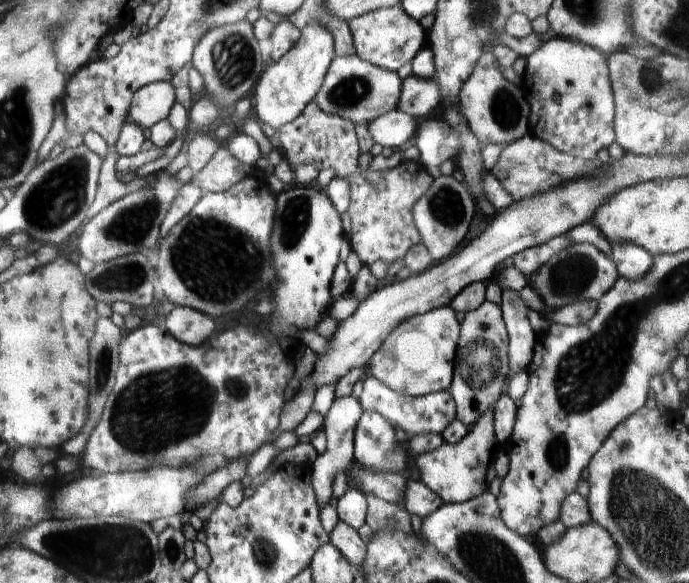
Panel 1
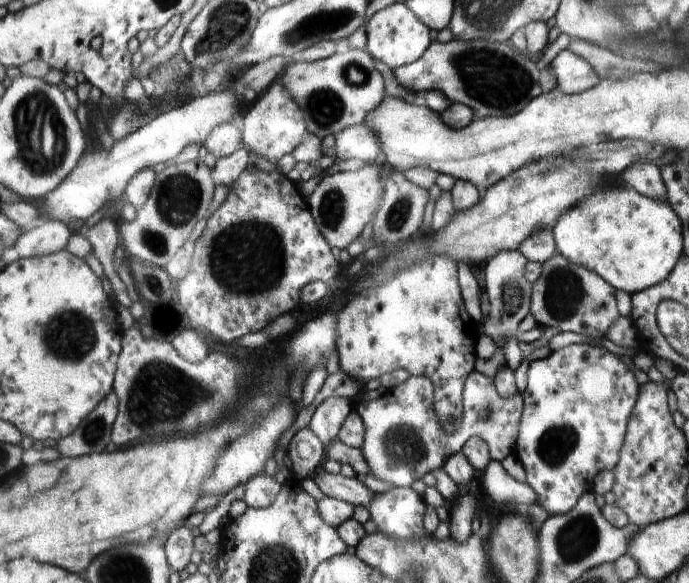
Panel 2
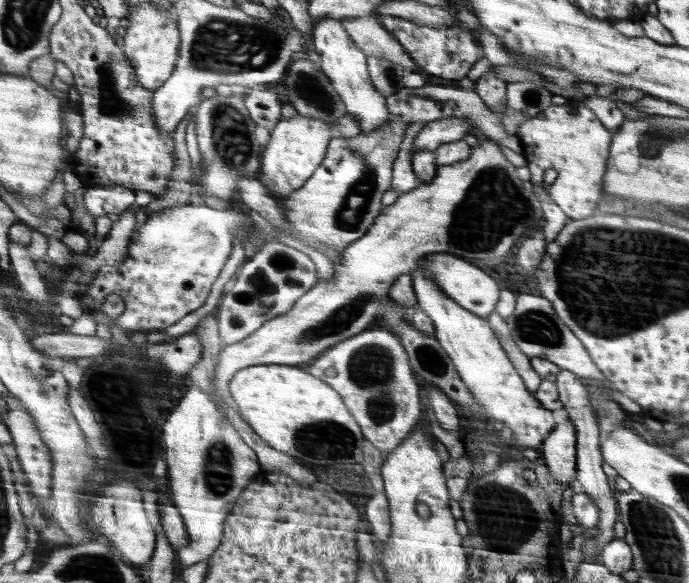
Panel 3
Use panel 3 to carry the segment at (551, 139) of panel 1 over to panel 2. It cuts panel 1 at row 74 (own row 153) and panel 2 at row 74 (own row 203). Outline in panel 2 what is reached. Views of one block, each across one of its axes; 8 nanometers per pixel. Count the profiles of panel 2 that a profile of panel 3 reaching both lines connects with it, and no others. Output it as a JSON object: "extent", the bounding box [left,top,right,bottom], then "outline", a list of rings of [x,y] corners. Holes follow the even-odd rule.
{"extent":[547,50,601,94],"outline":[[[569,50],[557,52],[547,64],[547,70],[555,76],[555,90],[559,94],[583,94],[601,82],[595,68]]]}

